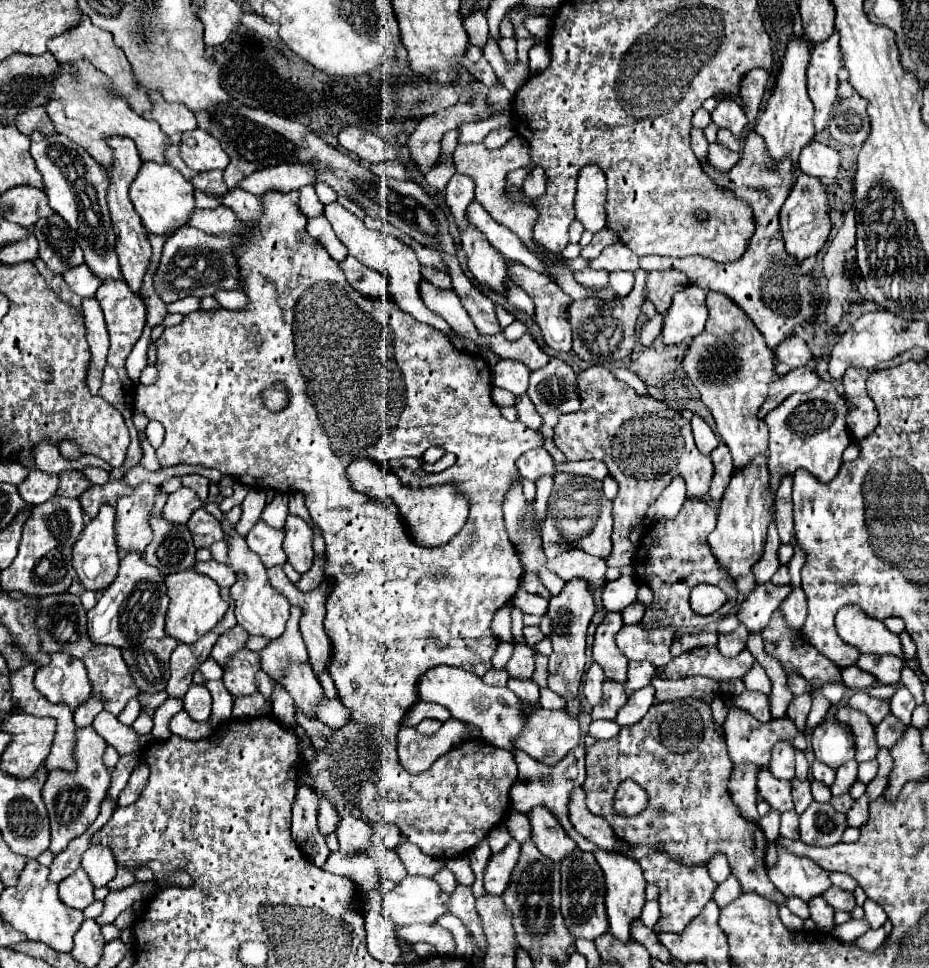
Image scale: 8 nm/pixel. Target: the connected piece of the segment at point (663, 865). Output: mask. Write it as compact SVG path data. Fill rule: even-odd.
M659 852L640 859L644 879L648 883L654 883L660 889L660 921L658 927L660 931L670 931L670 933L682 933L686 925L704 909L704 905L712 899L714 889L718 887L716 881L712 881L706 865L686 866L680 865L678 861L671 859L665 853Z

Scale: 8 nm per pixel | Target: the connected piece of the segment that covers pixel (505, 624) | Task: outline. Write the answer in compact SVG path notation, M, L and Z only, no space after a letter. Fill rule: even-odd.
M506 603L494 617L494 635L500 639L500 641L514 641L512 639L512 609L514 609L514 603Z

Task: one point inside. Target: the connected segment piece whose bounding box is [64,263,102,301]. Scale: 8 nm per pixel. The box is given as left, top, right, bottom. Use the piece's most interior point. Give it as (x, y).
(81, 281)

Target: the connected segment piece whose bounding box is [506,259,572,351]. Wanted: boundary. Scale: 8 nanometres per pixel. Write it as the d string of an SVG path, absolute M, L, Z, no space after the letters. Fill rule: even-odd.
M506 259L506 263L508 263L508 273L512 275L512 281L516 285L520 285L530 295L530 299L536 305L536 323L538 323L538 327L542 331L542 337L544 337L546 345L552 347L554 351L570 351L572 329L570 329L568 307L572 303L572 297L568 297L548 275L538 273L538 271L532 271L532 269L524 267L522 263L514 263L514 261L508 261L508 259Z

